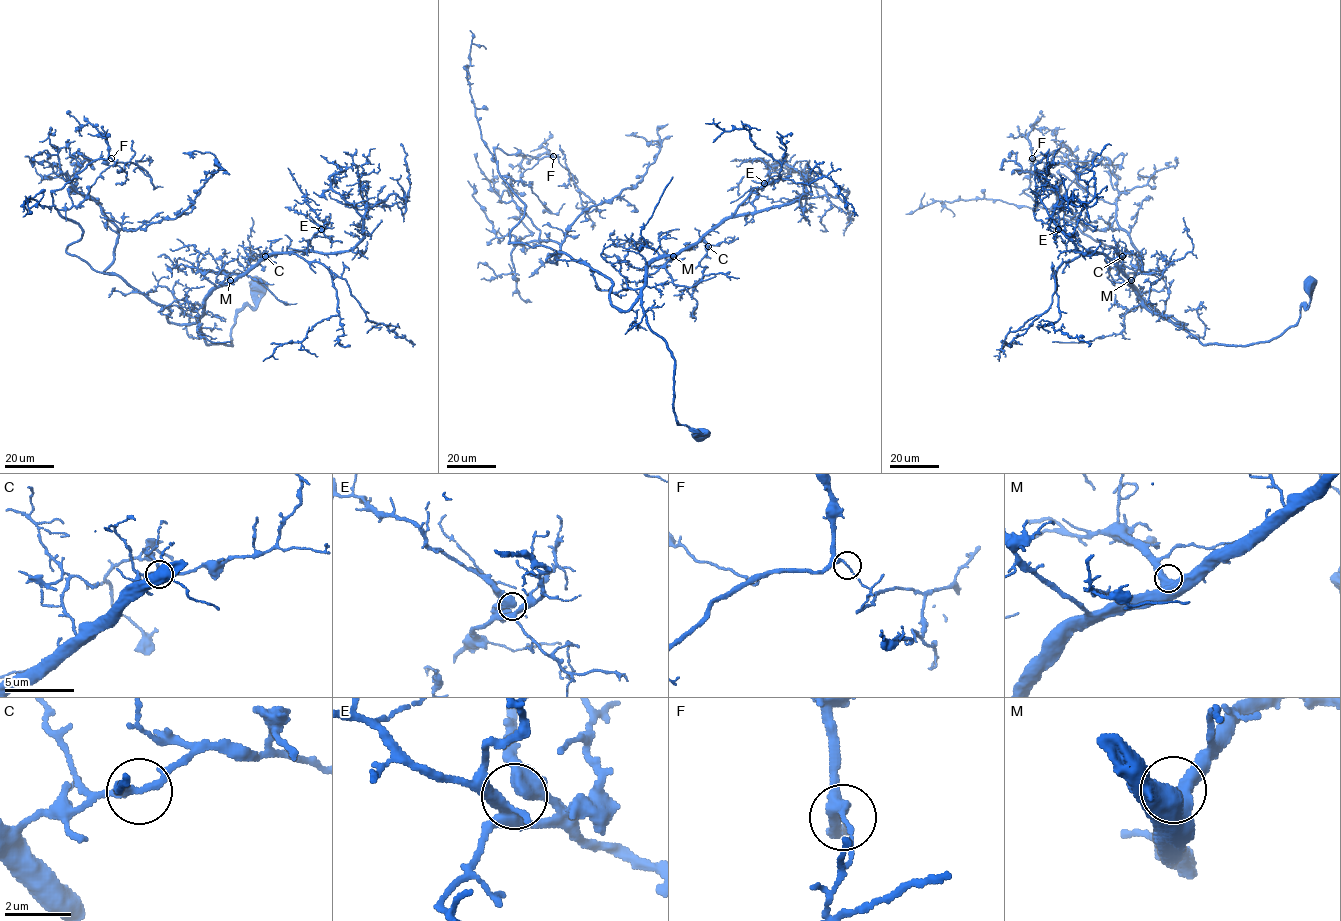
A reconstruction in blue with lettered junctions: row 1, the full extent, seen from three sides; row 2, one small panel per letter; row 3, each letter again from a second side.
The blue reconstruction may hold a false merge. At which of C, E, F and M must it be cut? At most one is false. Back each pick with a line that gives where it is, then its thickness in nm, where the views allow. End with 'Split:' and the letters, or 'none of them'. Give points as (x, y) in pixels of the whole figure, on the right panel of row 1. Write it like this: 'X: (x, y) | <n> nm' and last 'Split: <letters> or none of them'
F: (1032, 158) | 200 nm
Split: F

